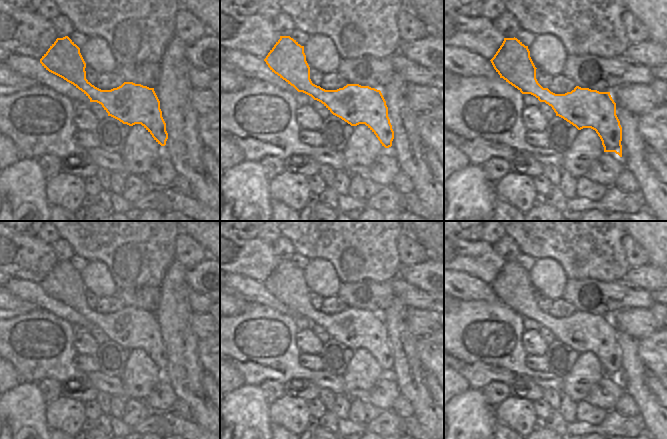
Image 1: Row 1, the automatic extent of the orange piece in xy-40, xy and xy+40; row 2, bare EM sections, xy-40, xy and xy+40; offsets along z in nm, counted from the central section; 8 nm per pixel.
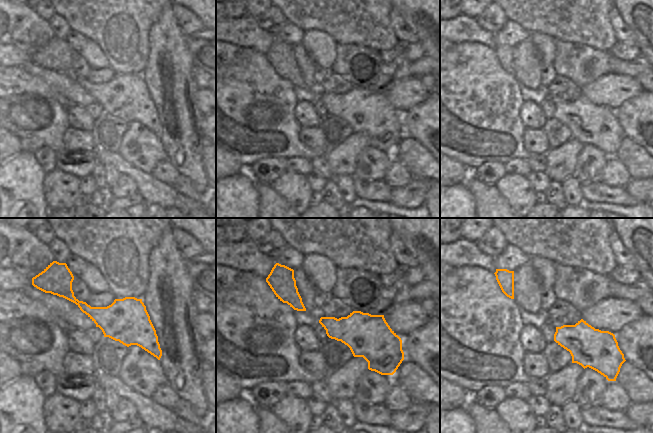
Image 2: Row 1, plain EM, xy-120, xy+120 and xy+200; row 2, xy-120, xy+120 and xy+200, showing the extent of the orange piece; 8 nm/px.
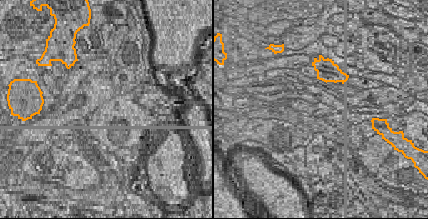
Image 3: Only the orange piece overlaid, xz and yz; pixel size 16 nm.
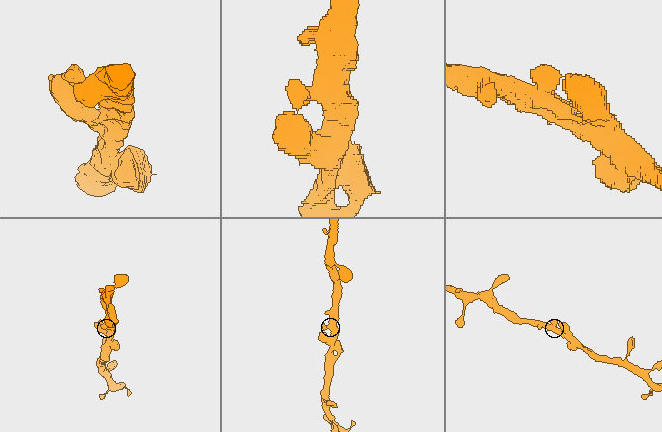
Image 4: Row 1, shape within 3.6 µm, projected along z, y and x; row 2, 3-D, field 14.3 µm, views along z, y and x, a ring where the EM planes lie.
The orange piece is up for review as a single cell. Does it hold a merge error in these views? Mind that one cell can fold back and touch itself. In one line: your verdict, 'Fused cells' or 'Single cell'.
Single cell.

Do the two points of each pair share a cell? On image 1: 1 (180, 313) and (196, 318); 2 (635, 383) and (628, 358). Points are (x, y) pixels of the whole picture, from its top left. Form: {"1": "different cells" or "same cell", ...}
{"1": "different cells", "2": "same cell"}

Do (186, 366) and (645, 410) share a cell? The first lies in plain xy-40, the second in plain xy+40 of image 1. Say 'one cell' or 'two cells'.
one cell

